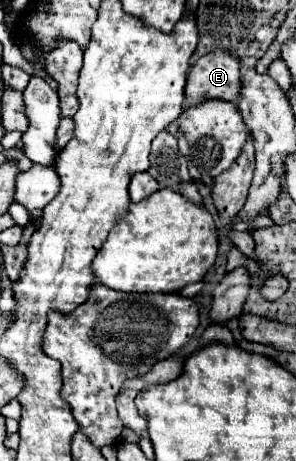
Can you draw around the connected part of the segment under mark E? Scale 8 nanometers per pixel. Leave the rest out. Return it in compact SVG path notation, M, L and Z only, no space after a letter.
M212 51L200 57L188 73L186 105L198 105L206 99L236 101L240 87L240 61L226 51Z

